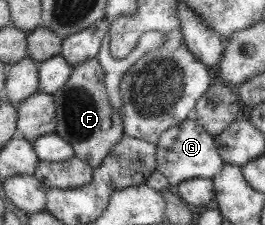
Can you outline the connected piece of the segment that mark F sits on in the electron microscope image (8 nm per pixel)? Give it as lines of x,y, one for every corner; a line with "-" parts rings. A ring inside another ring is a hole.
93,57
72,65
68,81
52,97
56,111
54,133
72,145
74,157
93,169
97,168
108,157
112,146
124,136
123,118
109,102
108,93
105,92
104,72
97,59

